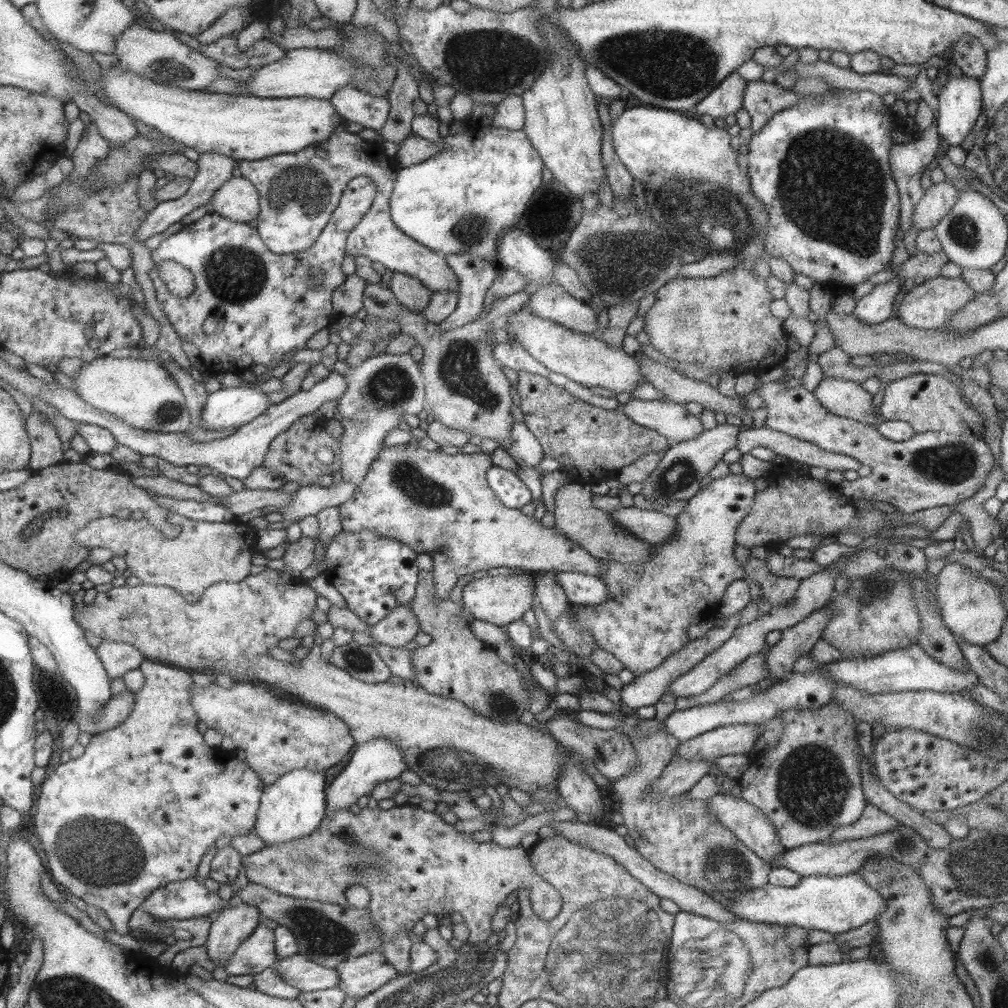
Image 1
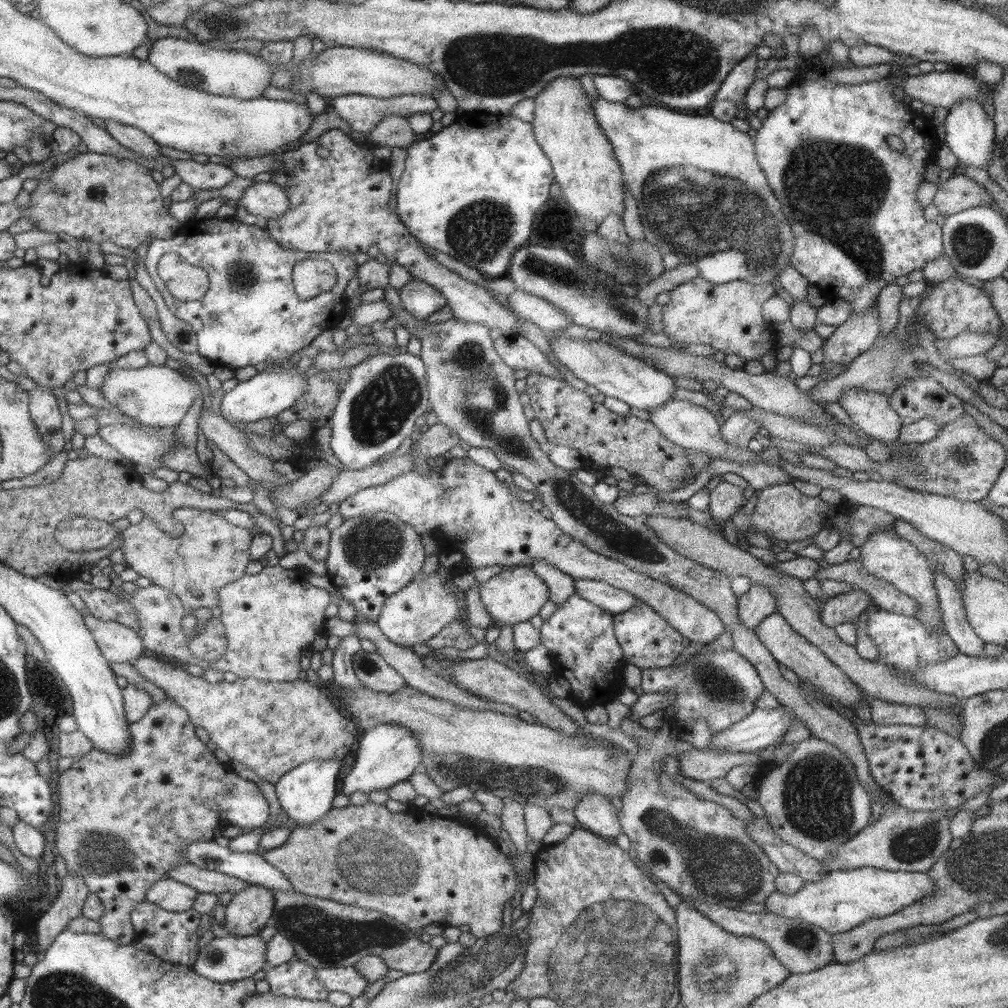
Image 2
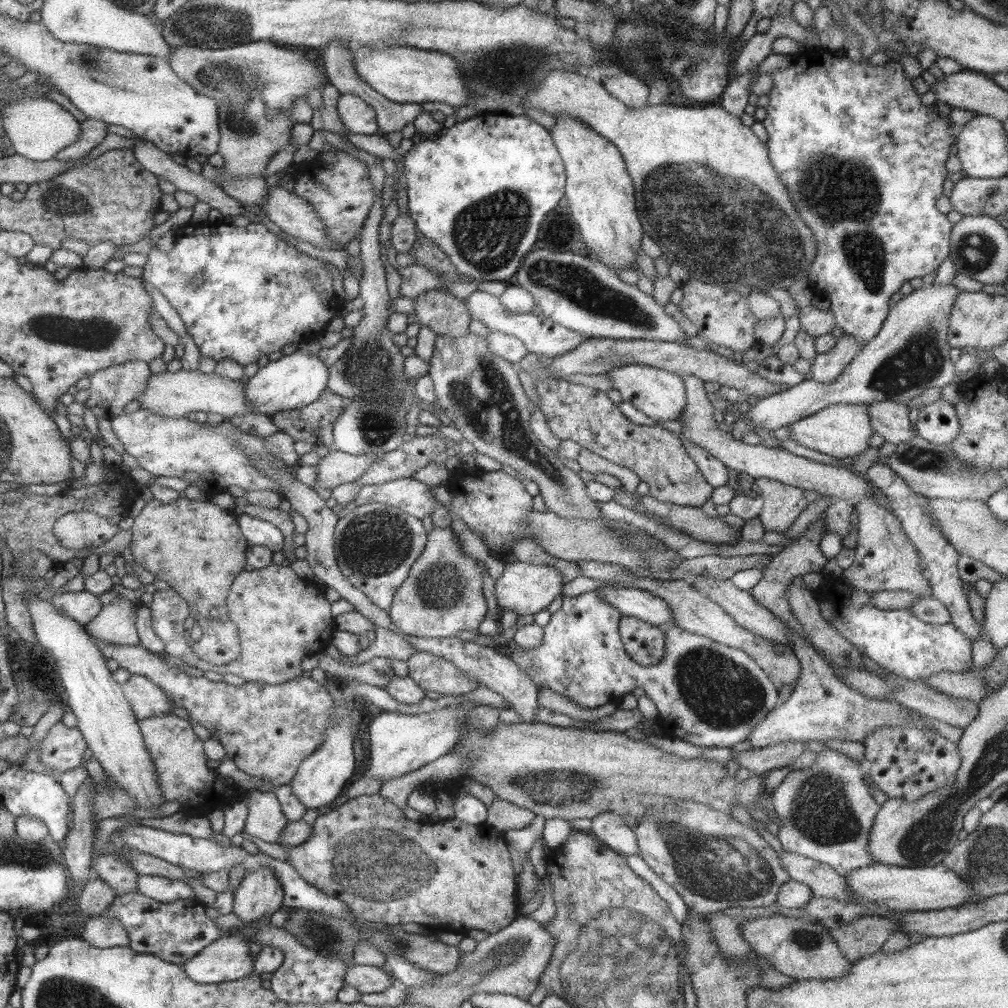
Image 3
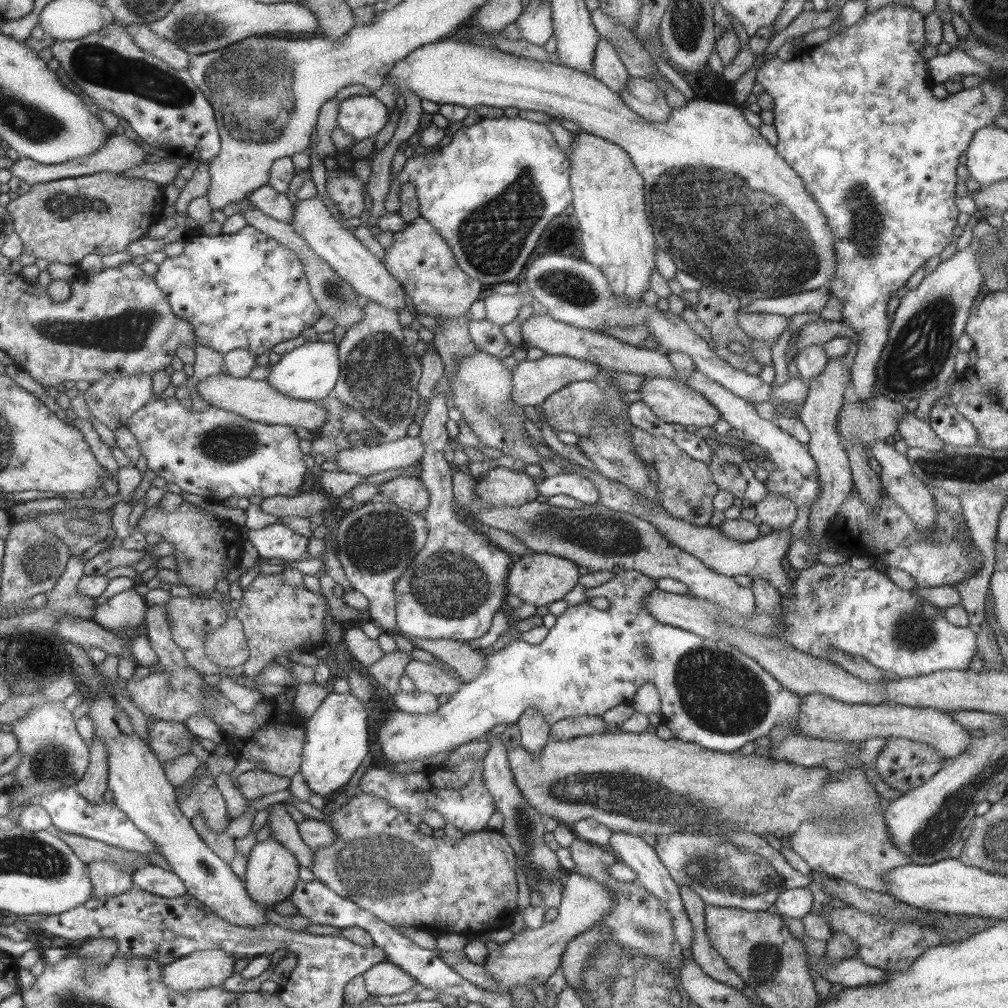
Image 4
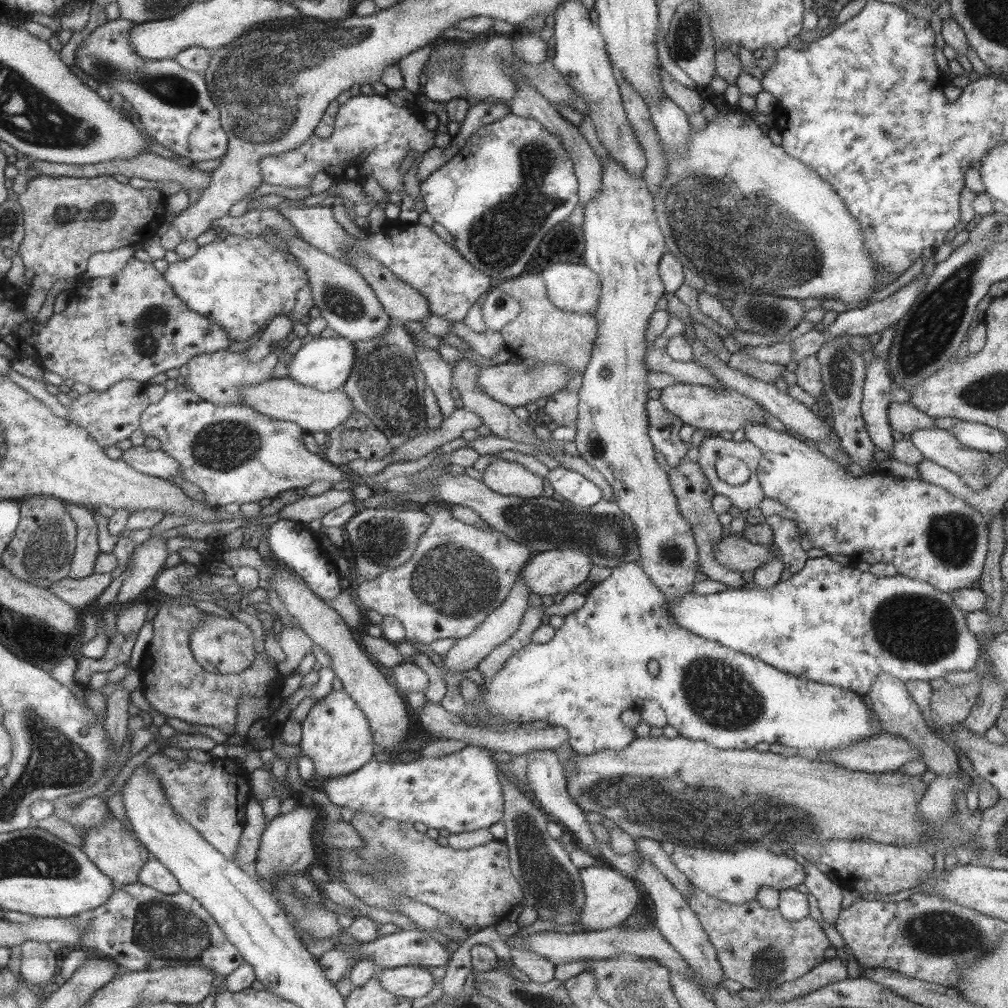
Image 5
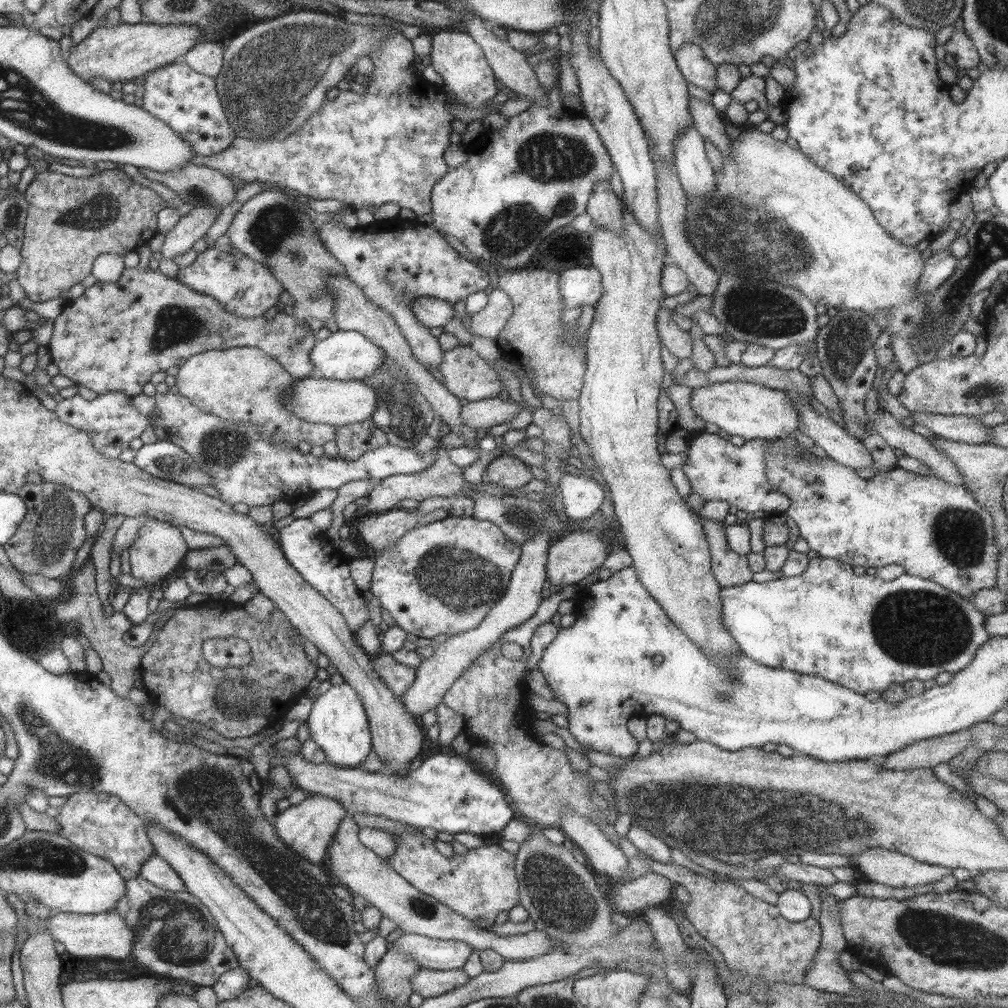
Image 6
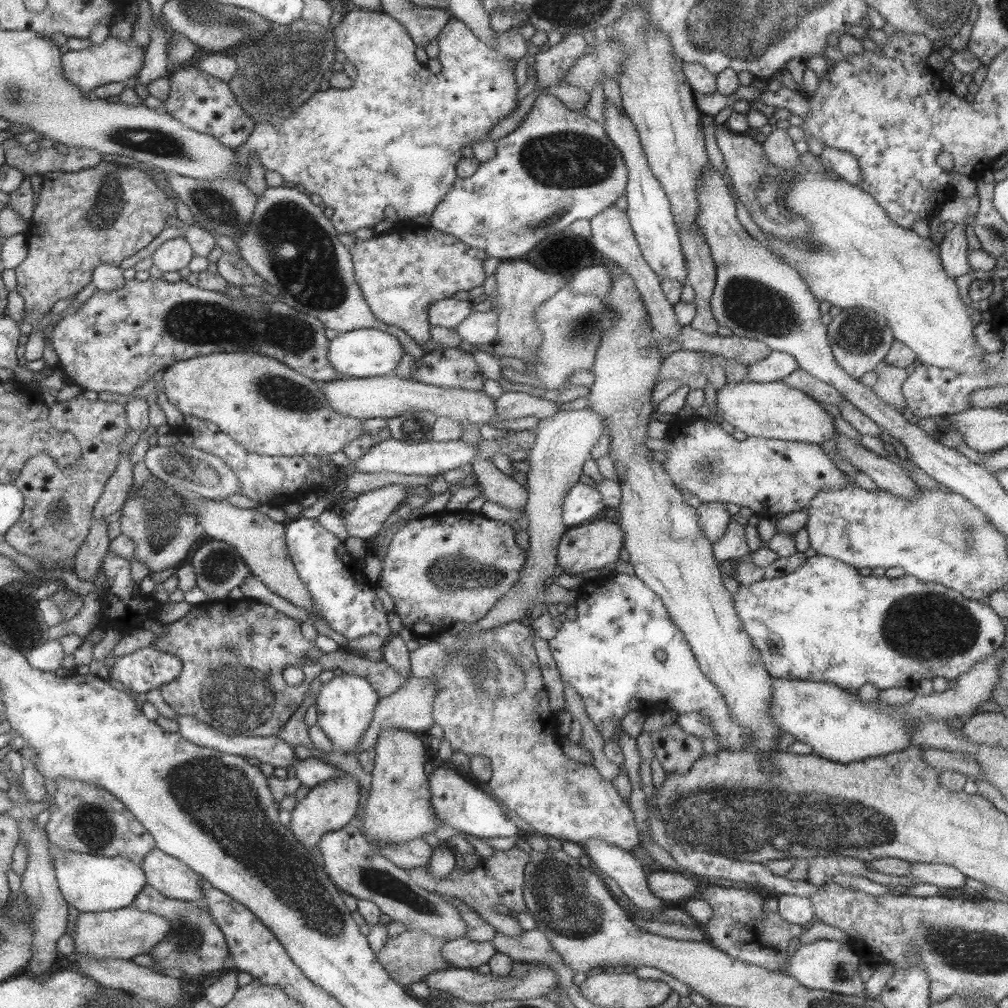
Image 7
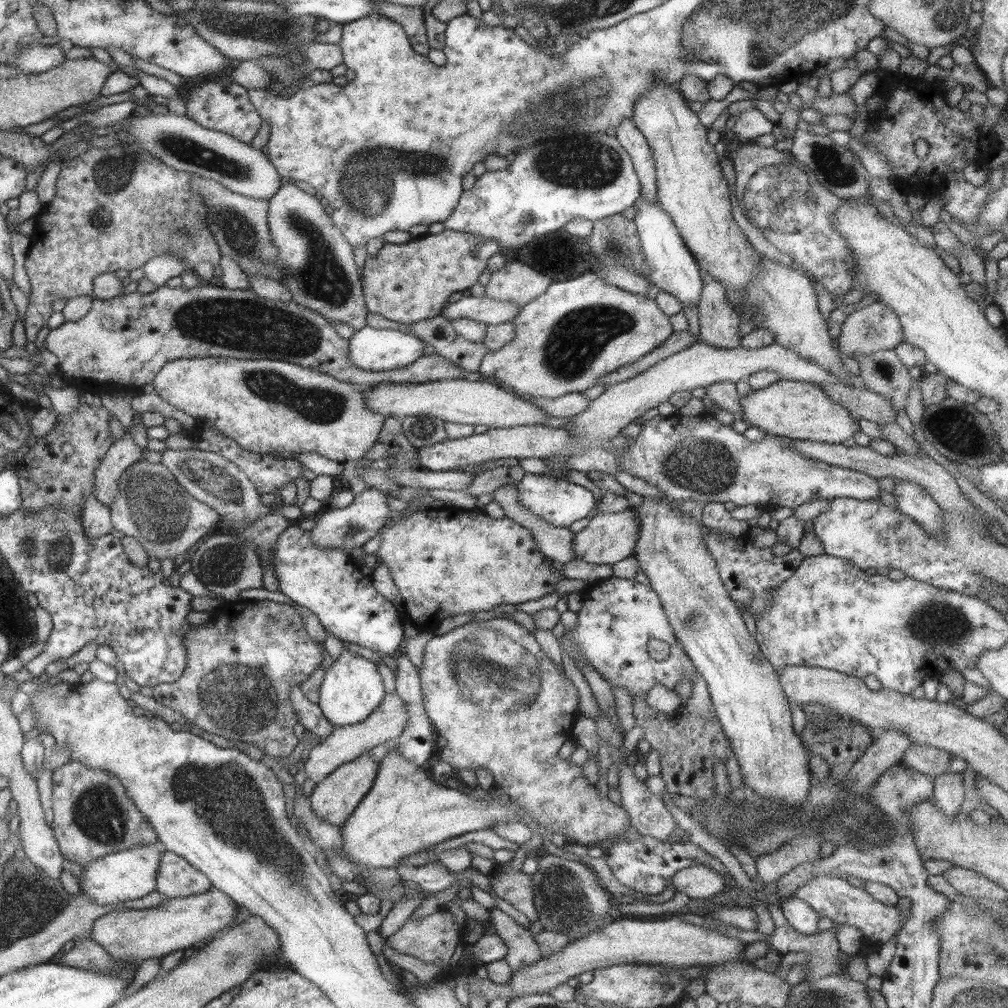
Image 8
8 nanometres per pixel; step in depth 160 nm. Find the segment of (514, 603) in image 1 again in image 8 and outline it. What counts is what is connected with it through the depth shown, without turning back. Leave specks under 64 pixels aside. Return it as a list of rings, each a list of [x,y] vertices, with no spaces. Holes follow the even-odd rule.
[[[627,507],[623,511],[598,513],[589,519],[585,528],[573,536],[573,540],[571,540],[573,557],[589,564],[607,564],[609,566],[615,564],[633,554],[637,531],[639,531],[639,524],[633,508]]]

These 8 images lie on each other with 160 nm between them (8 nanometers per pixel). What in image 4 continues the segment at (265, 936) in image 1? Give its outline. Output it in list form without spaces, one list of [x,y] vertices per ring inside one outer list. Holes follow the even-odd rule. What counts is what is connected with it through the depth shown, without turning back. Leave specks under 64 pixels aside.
[[[196,950],[162,965],[162,981],[178,993],[218,987],[234,973],[234,961],[222,950]]]

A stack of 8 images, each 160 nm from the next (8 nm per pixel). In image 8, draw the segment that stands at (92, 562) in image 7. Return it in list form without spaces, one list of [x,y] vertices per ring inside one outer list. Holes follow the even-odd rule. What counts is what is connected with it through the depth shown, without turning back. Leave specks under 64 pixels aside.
[[[90,492],[90,494],[86,494],[80,512],[80,523],[83,527],[83,533],[85,533],[85,539],[89,539],[89,541],[110,535],[112,530],[110,508],[101,504]]]

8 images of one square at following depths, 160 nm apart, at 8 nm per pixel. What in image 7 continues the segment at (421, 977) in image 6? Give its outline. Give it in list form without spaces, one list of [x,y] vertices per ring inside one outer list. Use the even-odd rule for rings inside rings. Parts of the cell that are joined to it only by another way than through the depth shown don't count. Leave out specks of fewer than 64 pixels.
[[[543,965],[530,966],[525,974],[521,976],[495,976],[488,974],[479,974],[474,969],[460,969],[447,967],[445,970],[434,970],[427,973],[422,981],[430,989],[431,995],[448,995],[449,997],[459,998],[465,1002],[483,1003],[493,999],[516,998],[525,1000],[526,998],[543,997],[556,984],[556,974],[549,967]]]

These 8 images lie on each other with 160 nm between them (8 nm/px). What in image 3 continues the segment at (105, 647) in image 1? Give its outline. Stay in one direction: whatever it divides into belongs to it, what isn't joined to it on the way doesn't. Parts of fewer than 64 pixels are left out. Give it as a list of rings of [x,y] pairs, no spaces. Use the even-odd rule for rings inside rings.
[[[120,591],[120,595],[109,605],[101,606],[99,613],[83,628],[96,642],[137,646],[140,642],[133,621],[138,605],[134,595]]]

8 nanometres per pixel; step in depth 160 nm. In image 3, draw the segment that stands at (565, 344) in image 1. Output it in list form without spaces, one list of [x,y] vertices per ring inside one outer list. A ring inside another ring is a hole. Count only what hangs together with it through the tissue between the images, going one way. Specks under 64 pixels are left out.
[[[628,364],[605,371],[613,390],[617,390],[622,401],[631,402],[645,416],[655,420],[676,420],[685,406],[683,379],[676,374],[652,366]]]

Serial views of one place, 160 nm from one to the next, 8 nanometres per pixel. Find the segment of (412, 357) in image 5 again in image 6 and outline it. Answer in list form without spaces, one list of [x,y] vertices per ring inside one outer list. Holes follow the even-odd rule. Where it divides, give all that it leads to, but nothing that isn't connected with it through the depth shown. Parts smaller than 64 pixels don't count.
[[[383,353],[382,363],[371,374],[360,378],[360,381],[374,392],[376,401],[370,419],[385,433],[387,442],[401,448],[415,446],[425,436],[426,428],[433,422],[435,414],[403,368]]]

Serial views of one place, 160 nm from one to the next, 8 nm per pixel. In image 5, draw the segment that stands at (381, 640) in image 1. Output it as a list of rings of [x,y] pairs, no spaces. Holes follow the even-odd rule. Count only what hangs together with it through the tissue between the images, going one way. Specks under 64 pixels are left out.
[[[418,346],[414,349],[417,362],[419,363],[421,372],[424,374],[426,386],[435,395],[441,416],[445,419],[458,405],[458,401],[449,395],[449,390],[451,390],[452,363],[444,362],[435,349],[426,349]],[[433,500],[425,504],[422,511],[429,515],[430,523],[419,537],[411,559],[405,565],[387,570],[371,581],[354,585],[353,595],[363,610],[374,610],[381,616],[393,616],[399,621],[407,642],[431,644],[438,638],[465,638],[505,600],[520,571],[531,558],[531,552],[506,538],[502,532],[479,530],[457,520],[443,503]]]

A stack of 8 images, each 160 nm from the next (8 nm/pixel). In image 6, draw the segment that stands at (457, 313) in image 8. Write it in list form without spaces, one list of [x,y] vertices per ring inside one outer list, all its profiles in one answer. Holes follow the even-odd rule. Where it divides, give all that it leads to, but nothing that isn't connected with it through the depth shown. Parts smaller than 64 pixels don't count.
[[[418,296],[410,302],[410,311],[427,329],[443,327],[454,316],[453,304],[430,296]]]

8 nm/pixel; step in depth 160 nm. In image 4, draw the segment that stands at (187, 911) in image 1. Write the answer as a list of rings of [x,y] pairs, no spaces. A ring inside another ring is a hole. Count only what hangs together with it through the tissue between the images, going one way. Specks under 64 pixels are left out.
[[[151,864],[134,870],[132,883],[135,888],[163,898],[175,898],[186,893],[185,885],[175,873]]]

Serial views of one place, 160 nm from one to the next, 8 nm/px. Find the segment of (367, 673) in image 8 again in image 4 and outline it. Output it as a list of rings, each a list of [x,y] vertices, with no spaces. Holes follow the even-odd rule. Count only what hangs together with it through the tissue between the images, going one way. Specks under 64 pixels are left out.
[[[350,692],[331,693],[306,719],[300,773],[310,792],[321,797],[329,796],[349,782],[367,751],[367,714],[363,704]]]

